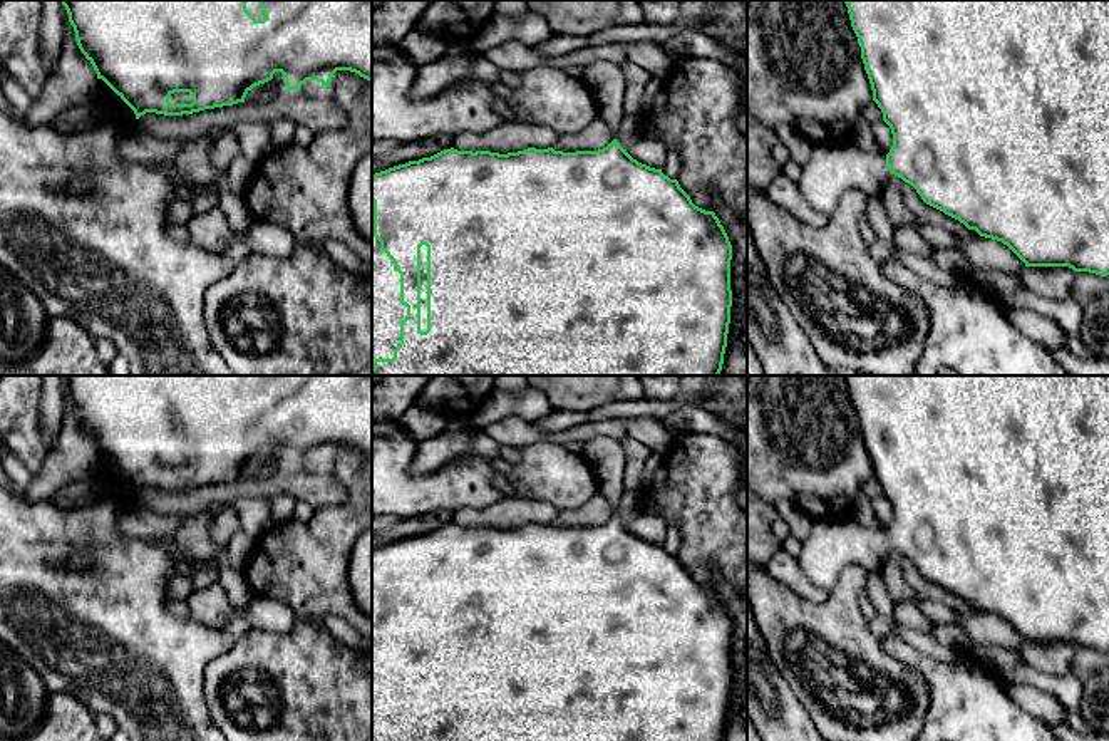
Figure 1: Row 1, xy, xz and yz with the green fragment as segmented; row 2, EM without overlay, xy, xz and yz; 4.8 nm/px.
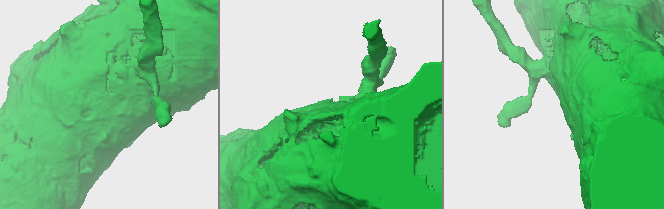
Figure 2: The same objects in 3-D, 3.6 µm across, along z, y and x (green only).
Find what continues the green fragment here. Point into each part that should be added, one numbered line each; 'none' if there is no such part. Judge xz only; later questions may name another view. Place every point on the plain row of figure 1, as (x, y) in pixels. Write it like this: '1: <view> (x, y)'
1: xz (387, 688)

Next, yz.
1: yz (831, 545)

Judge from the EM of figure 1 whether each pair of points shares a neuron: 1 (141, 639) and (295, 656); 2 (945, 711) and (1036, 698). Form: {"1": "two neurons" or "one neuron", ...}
{"1": "two neurons", "2": "two neurons"}

